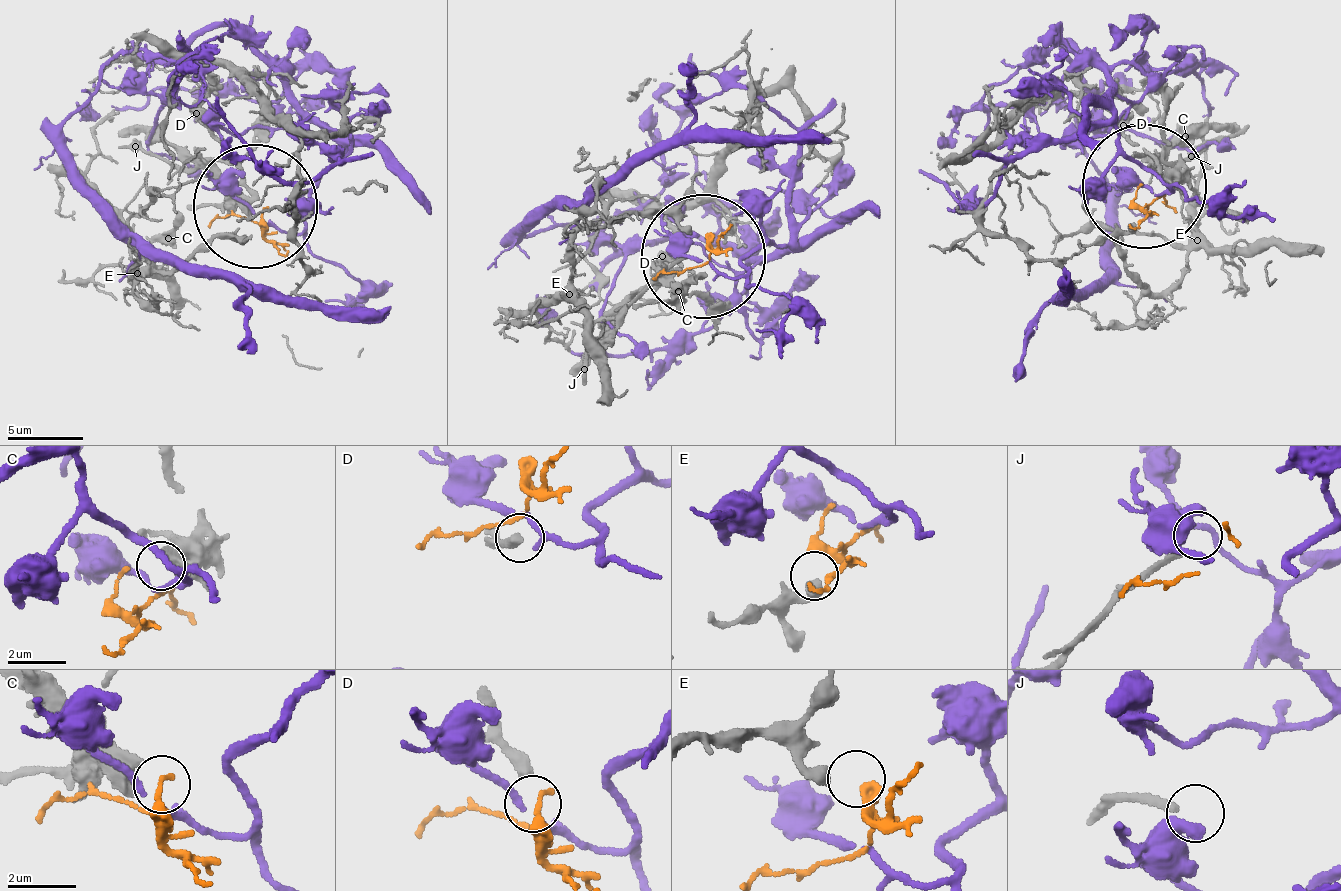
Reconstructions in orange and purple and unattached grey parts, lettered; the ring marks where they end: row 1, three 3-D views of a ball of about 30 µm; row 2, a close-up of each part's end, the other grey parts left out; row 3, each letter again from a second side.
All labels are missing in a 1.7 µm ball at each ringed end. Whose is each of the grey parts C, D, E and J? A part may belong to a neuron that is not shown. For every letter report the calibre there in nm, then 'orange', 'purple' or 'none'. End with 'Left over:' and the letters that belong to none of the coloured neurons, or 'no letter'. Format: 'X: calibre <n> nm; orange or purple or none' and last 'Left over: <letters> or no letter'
C: calibre 360 nm; none
D: calibre 360 nm; none
E: calibre 360 nm; orange
J: calibre 200 nm; none
Left over: C, D, J

